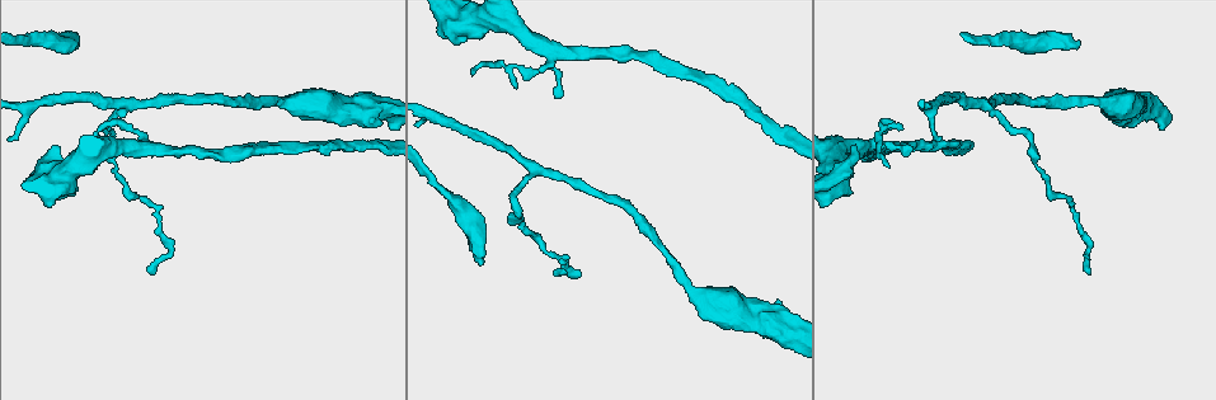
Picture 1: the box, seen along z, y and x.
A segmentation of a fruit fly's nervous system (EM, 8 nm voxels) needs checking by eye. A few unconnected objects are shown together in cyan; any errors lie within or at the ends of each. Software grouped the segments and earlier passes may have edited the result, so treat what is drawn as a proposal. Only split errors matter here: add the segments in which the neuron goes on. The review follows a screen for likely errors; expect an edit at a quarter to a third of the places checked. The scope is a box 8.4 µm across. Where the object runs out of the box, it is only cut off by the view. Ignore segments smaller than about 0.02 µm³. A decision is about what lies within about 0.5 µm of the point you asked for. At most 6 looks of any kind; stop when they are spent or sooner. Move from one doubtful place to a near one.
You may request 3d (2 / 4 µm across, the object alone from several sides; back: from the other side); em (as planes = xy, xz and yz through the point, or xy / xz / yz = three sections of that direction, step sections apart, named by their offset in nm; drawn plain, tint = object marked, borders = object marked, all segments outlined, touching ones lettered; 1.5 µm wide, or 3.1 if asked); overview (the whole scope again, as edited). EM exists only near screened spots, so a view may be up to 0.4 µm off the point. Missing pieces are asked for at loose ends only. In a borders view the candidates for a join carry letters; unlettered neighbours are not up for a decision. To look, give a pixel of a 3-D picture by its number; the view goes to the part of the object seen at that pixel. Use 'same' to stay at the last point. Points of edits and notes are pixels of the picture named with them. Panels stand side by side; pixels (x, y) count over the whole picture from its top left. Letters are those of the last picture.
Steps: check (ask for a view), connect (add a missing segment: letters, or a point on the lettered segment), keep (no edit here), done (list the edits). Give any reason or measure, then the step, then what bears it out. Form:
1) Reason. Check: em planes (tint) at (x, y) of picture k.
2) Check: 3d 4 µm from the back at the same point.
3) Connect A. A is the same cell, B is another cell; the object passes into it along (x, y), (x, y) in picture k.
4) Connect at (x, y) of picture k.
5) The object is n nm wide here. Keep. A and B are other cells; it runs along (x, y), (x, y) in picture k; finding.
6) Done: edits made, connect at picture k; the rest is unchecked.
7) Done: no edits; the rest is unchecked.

Check: em planes (tint) at (482, 261) of picture 1.

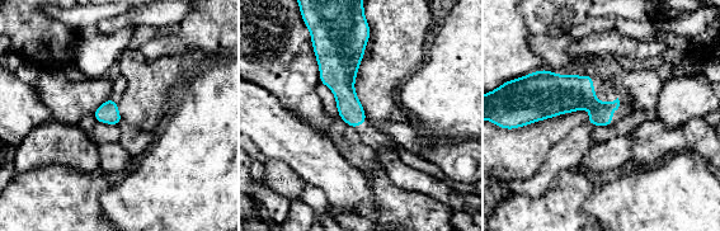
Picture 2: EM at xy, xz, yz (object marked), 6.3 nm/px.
Check: em planes (borders) at the same point.

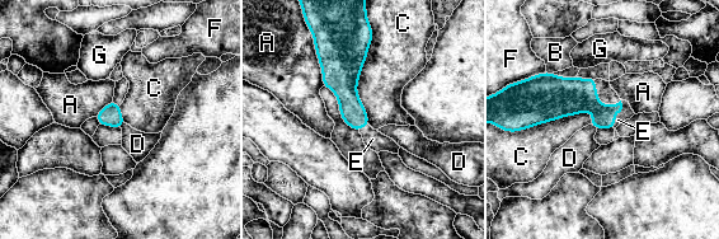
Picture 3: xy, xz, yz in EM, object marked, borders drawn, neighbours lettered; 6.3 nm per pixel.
Connect E. E is the same cell, A, B, C, D, F and G are other cells; the neuron continues.

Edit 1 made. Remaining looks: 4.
Branch stops here. Check: 3d 2 µm from the back at (558, 94) of picture 1.

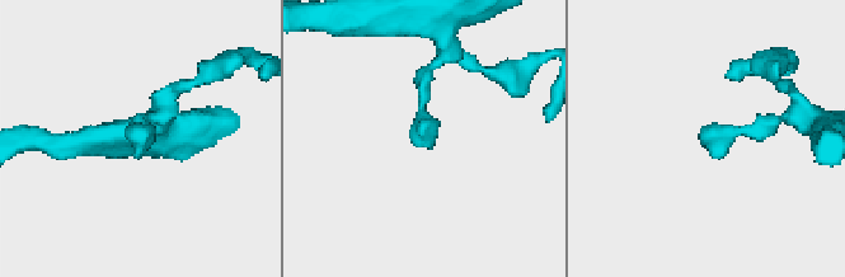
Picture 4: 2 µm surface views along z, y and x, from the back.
Check: em planes (plain) at (146, 139) of picture 4.

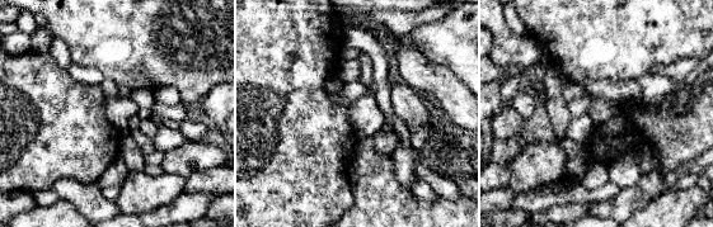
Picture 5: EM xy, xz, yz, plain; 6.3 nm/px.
What lies round it. Check: em planes (borders) at the same point.

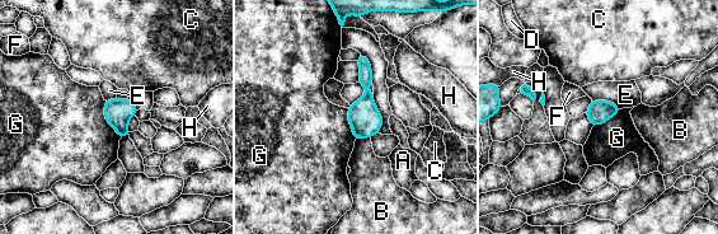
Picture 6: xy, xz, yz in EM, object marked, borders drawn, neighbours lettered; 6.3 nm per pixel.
Keep. A, B, C, D, E, F, G and H are other cells; a border runs along (104, 101), (104, 120), (121, 137) in picture 6; no lettered segment goes on from it.

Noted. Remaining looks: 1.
Done: edits made, connect at picture 3; the rest is unchecked.

